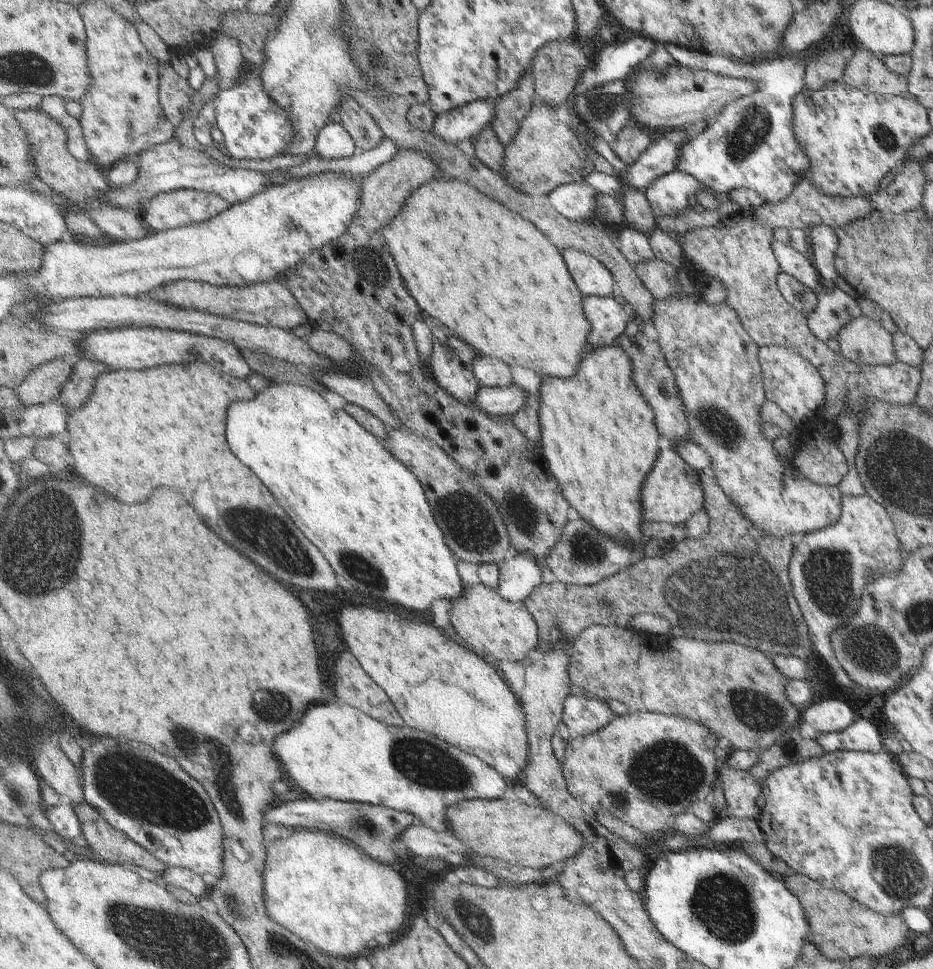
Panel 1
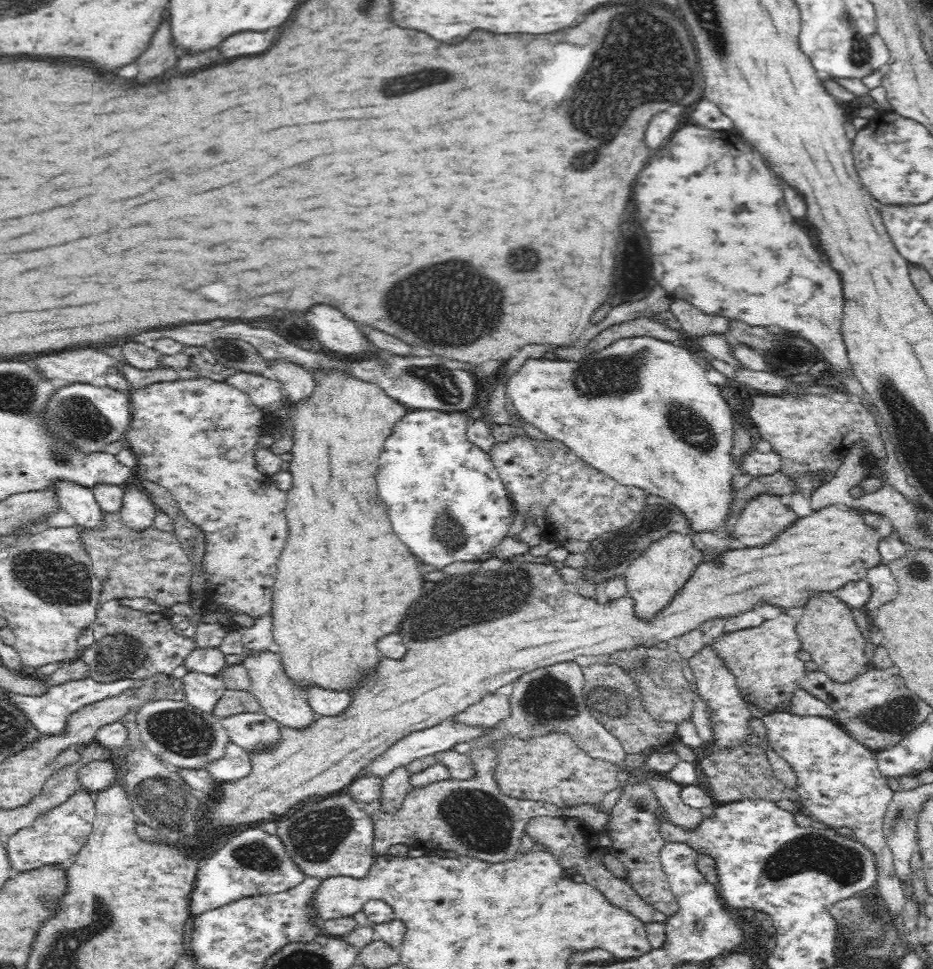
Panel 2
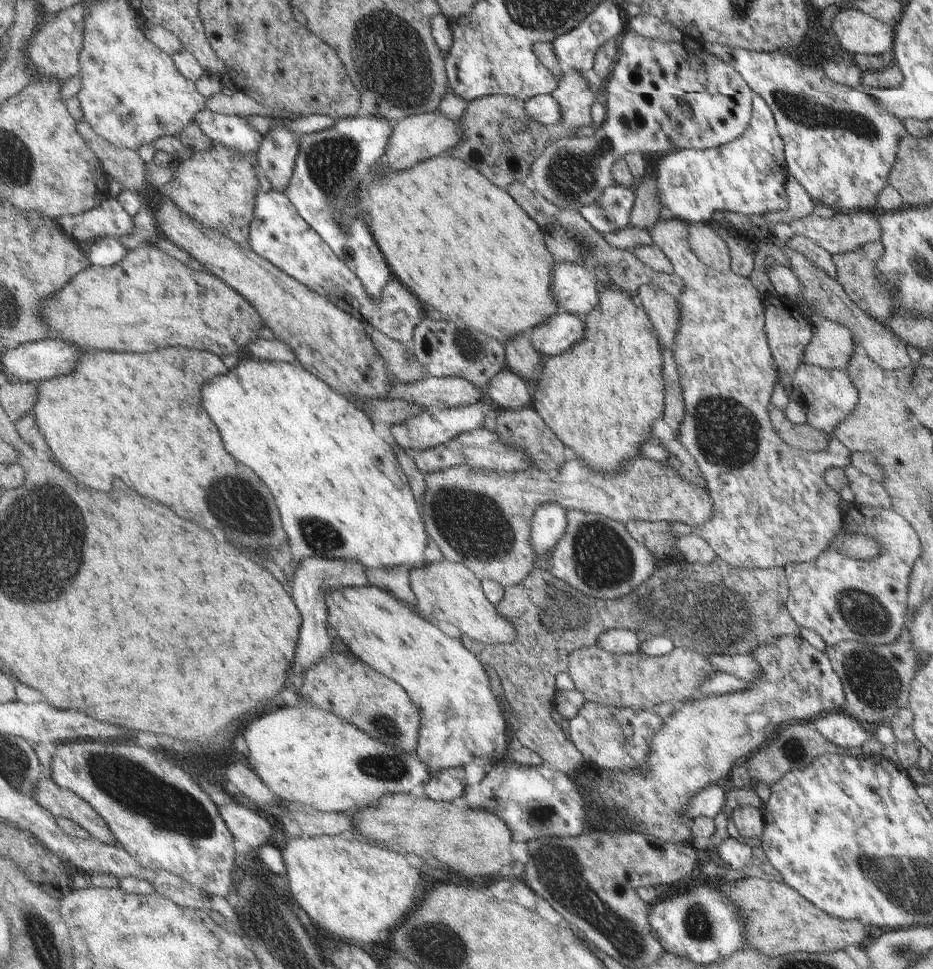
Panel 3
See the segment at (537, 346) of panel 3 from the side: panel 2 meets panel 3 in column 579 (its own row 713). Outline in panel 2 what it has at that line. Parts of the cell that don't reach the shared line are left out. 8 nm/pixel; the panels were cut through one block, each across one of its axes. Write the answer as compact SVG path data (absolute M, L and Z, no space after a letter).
M309 686L304 690L305 699L315 711L316 716L338 716L342 714L352 702L351 691L327 690L322 686Z

